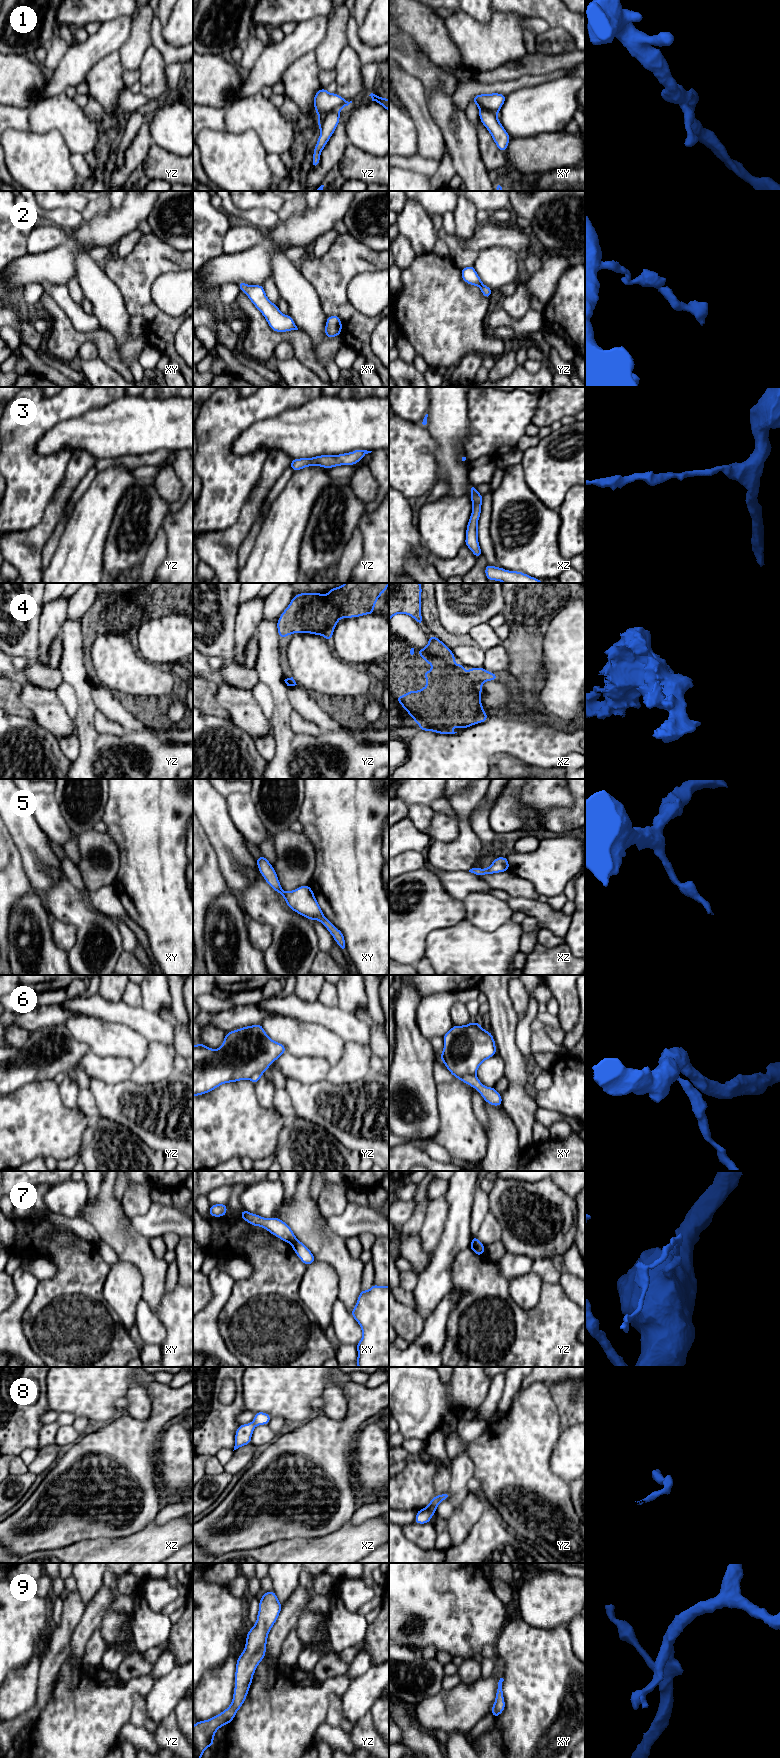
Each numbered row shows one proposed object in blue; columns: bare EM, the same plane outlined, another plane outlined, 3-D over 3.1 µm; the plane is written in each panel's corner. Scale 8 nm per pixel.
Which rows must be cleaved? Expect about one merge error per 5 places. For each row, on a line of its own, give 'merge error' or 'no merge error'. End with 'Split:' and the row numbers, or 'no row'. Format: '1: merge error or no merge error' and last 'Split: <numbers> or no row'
1: merge error
2: no merge error
3: no merge error
4: no merge error
5: no merge error
6: merge error
7: merge error
8: no merge error
9: no merge error
Split: 1, 6, 7

